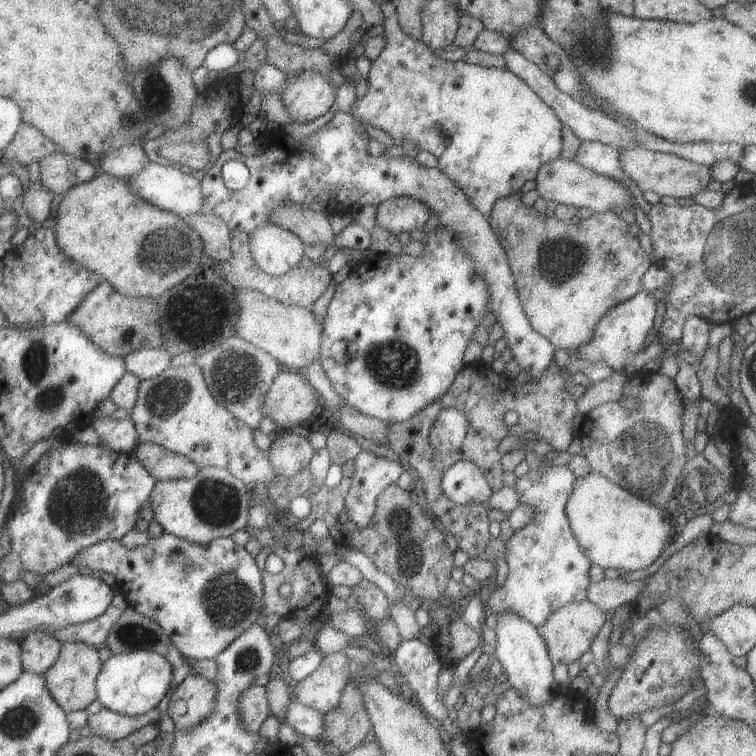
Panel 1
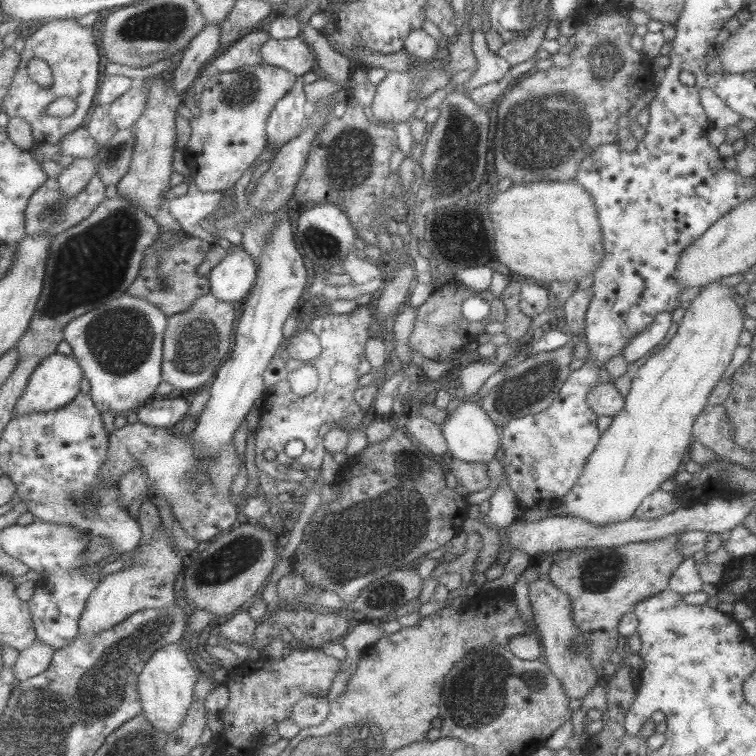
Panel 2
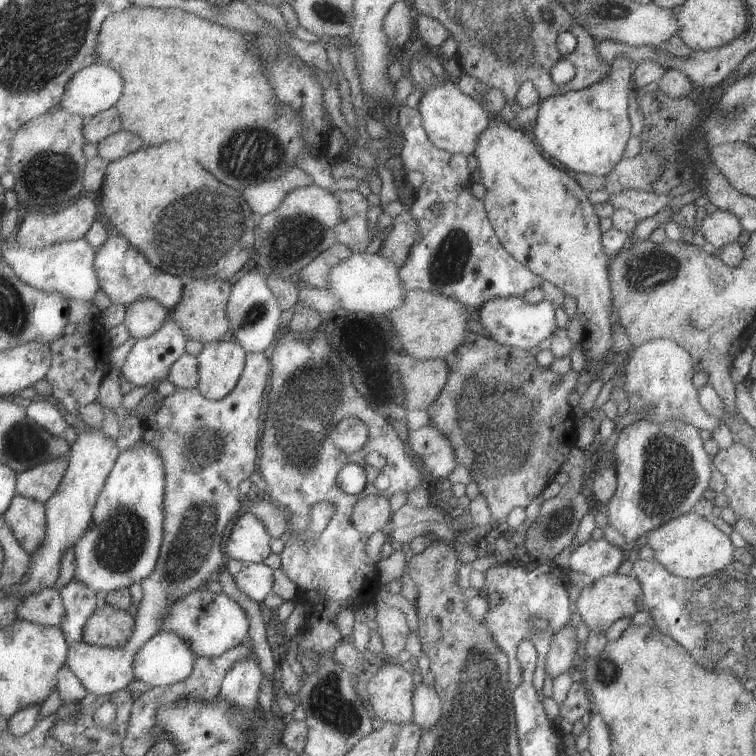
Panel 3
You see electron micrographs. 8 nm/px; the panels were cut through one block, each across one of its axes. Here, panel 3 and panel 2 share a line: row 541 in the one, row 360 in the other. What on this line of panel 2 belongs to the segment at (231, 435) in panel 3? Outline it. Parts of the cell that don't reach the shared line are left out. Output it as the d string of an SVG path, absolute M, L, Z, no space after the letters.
M214 291L200 297L191 309L172 316L165 346L165 382L183 393L194 389L202 390L204 384L208 384L232 357L236 322L236 303L221 301Z

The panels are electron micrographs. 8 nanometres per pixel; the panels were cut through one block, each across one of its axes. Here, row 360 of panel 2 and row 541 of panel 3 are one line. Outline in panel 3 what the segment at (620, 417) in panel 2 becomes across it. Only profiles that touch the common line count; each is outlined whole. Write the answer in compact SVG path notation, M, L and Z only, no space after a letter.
M693 511L682 514L645 534L648 546L654 551L654 560L668 572L682 579L697 580L732 566L735 547L730 536L719 530L712 519L698 516Z

